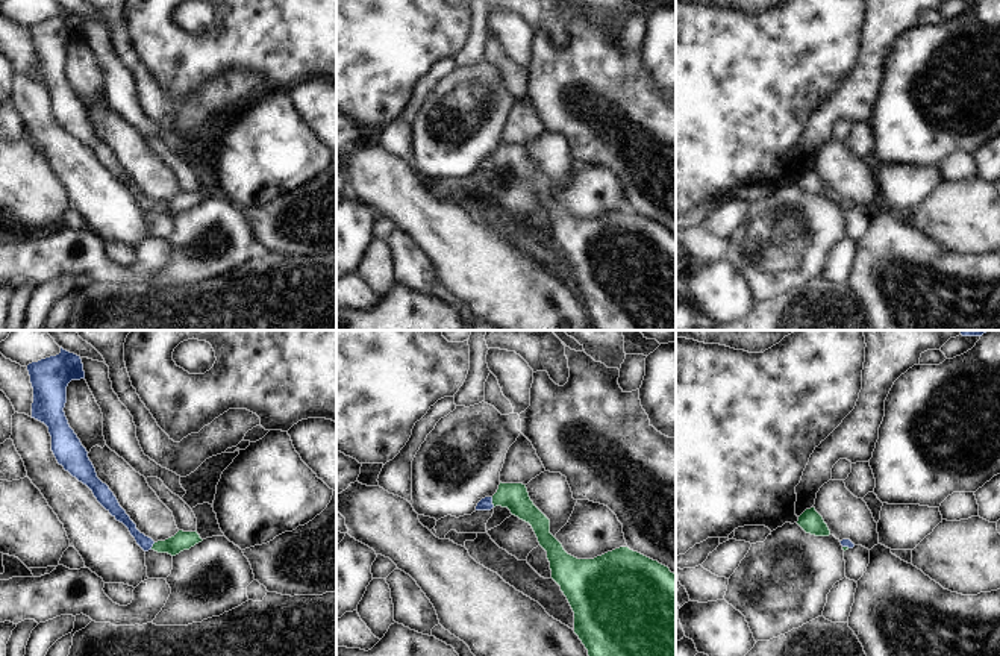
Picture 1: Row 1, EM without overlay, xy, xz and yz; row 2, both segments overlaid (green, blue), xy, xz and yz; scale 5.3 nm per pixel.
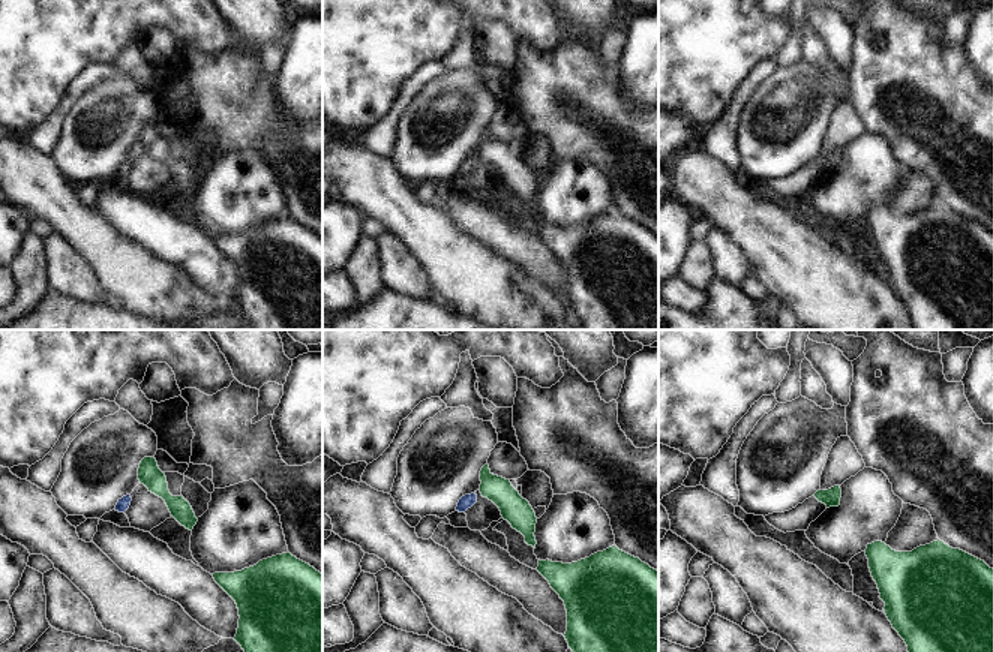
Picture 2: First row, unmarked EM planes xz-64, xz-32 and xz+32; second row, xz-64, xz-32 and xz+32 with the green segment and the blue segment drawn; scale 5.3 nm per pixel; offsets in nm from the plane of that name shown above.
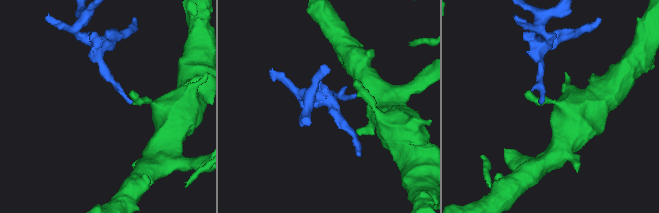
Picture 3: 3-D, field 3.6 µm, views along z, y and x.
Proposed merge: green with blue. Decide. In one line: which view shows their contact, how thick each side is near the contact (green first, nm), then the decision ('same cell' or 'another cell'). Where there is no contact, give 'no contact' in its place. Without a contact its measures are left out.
contact in xz; calibres 140 and 70 nm; same cell

